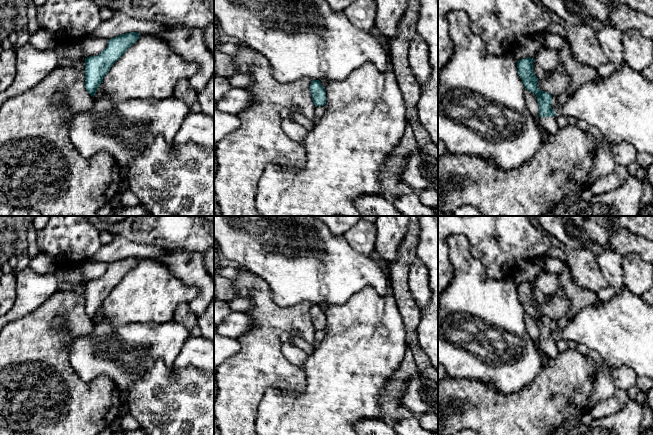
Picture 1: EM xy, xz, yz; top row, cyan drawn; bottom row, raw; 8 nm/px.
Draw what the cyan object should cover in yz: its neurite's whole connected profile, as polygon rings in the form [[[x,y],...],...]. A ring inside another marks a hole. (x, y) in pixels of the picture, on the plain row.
[[[527,281],[517,285],[518,298],[525,313],[536,319],[539,329],[538,347],[544,358],[554,358],[558,354],[556,337],[552,333],[552,319],[538,312],[538,302],[533,296],[534,283]]]

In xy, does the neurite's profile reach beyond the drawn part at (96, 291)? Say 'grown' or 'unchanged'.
unchanged

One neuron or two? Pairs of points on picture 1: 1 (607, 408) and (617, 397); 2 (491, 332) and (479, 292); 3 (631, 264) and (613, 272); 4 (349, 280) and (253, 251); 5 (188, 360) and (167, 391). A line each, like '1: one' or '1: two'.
1: one
2: one
3: two
4: one
5: two

